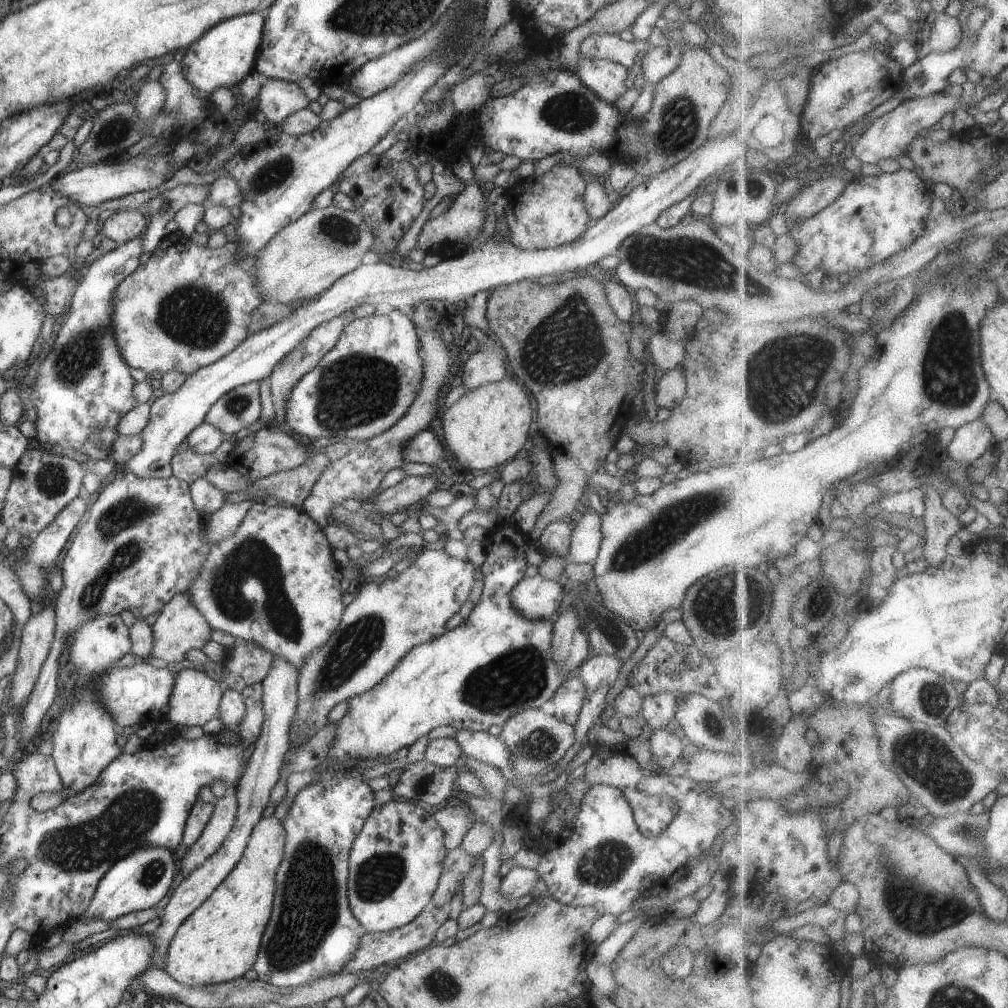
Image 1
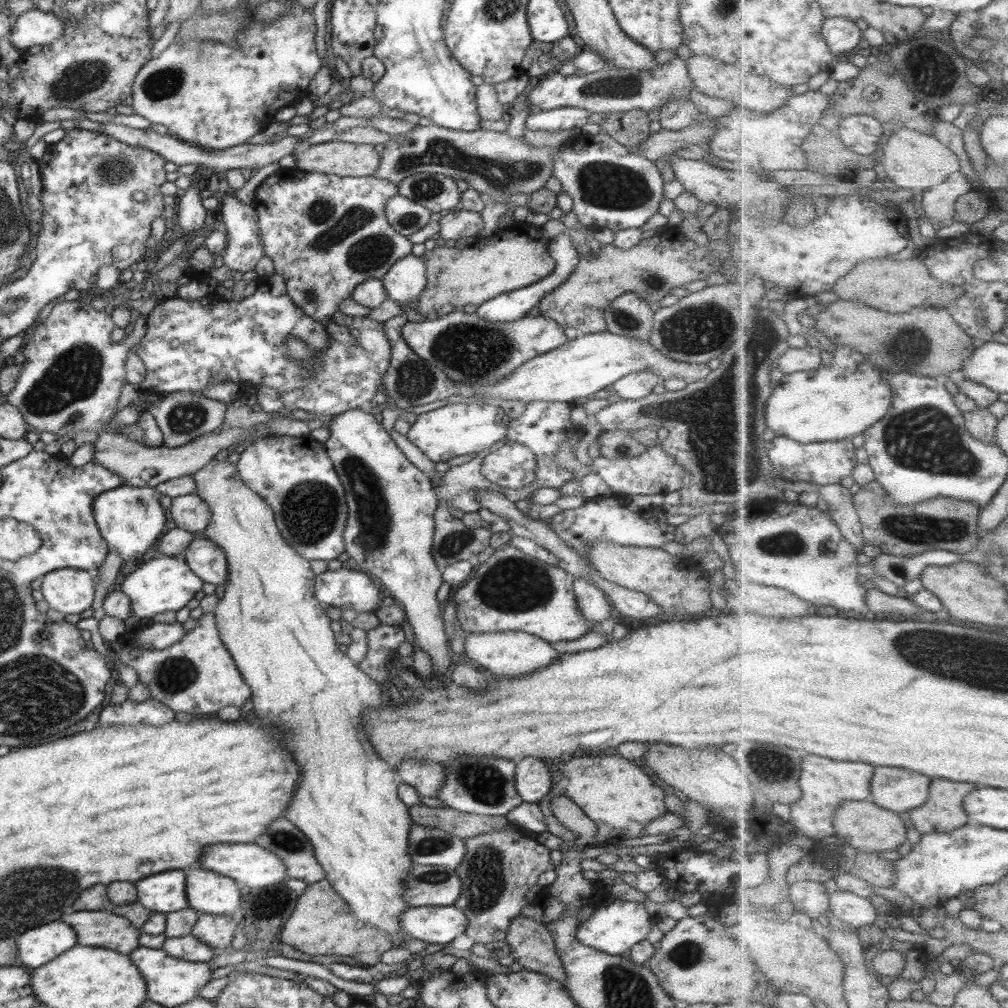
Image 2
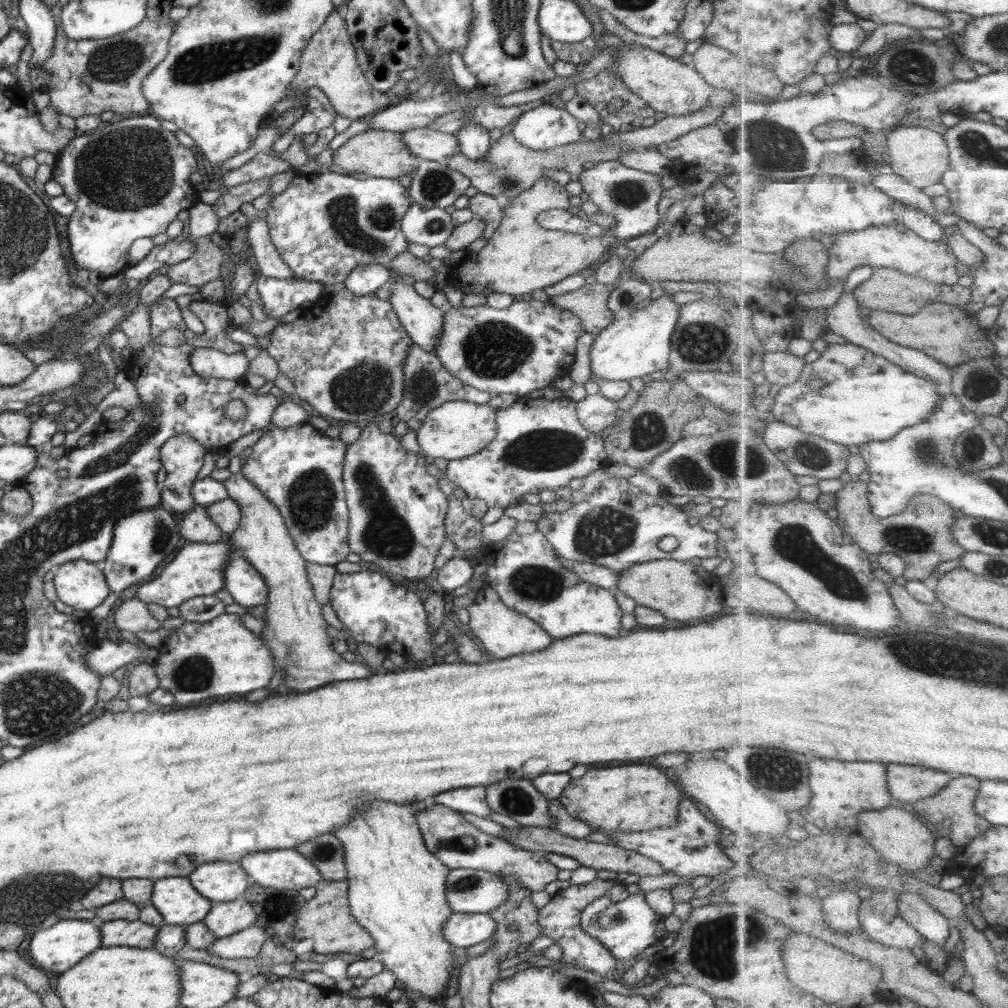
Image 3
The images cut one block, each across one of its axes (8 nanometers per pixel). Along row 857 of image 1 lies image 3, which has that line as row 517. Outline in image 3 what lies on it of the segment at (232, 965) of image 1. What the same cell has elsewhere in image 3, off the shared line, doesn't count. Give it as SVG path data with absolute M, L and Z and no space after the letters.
M232 473L223 483L228 498L238 503L242 512L239 528L230 536L232 549L244 551L244 558L258 570L269 589L265 627L258 636L271 651L274 665L284 669L284 688L305 693L330 683L368 678L373 674L368 665L346 662L333 650L332 638L326 632L328 624L322 616L322 605L314 597L307 578L307 561L296 549L278 508L242 473Z

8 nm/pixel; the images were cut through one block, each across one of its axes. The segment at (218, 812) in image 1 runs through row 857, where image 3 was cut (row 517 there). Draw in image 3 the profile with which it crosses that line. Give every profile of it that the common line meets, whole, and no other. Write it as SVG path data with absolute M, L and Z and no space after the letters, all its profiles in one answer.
M198 504L184 516L179 533L188 543L218 543L224 536L223 531L209 518L207 508Z

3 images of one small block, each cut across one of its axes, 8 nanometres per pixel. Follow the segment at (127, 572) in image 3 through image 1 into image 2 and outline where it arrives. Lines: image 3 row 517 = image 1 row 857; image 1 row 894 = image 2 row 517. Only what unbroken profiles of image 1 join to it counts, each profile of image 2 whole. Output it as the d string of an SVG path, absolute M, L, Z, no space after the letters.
M120 485L94 497L92 513L95 525L106 540L109 550L117 551L122 560L128 562L142 558L150 548L158 544L166 530L166 510L160 505L161 496L155 487Z

